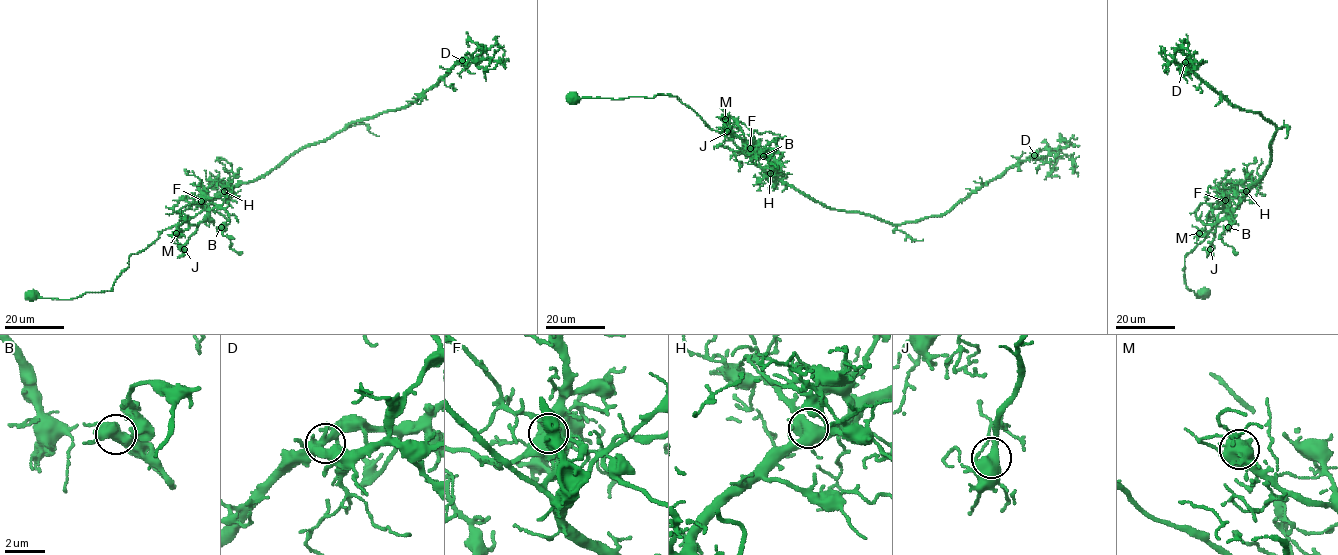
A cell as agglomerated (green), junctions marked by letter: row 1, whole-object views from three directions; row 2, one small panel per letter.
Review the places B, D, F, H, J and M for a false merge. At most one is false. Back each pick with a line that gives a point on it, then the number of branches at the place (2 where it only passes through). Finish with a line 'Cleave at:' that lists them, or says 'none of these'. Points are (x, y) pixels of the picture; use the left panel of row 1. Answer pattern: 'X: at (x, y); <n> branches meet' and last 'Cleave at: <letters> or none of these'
F: at (201, 201); 5 branches meet
Cleave at: F

